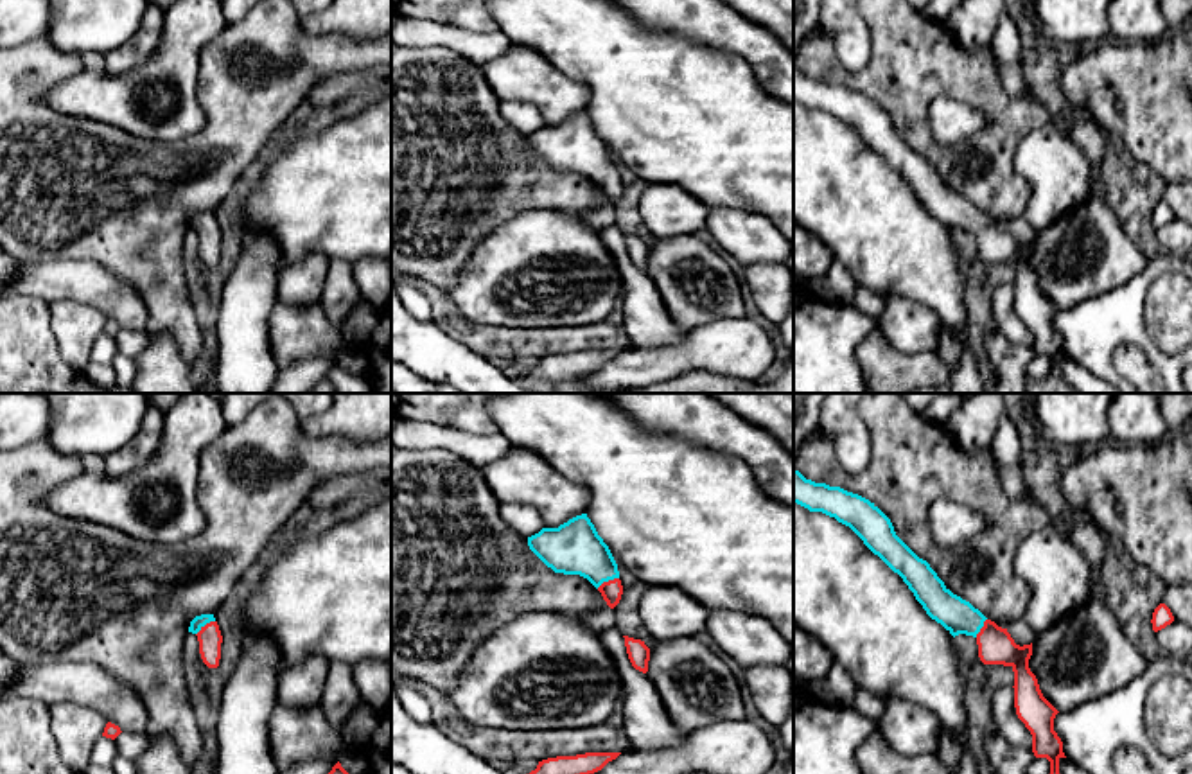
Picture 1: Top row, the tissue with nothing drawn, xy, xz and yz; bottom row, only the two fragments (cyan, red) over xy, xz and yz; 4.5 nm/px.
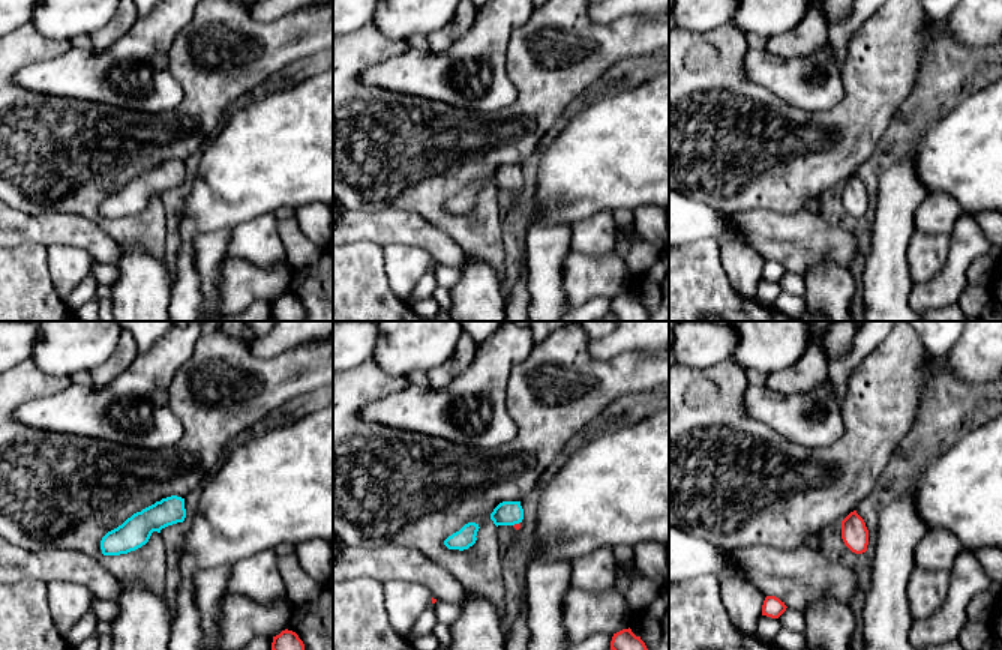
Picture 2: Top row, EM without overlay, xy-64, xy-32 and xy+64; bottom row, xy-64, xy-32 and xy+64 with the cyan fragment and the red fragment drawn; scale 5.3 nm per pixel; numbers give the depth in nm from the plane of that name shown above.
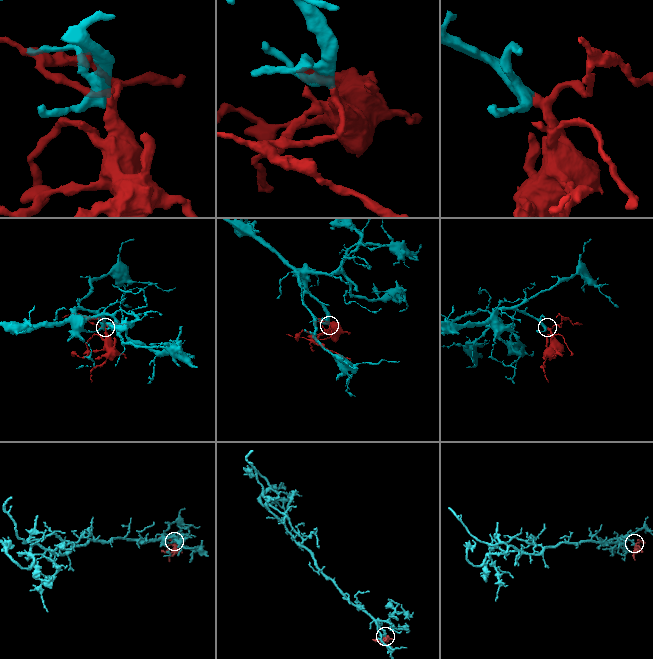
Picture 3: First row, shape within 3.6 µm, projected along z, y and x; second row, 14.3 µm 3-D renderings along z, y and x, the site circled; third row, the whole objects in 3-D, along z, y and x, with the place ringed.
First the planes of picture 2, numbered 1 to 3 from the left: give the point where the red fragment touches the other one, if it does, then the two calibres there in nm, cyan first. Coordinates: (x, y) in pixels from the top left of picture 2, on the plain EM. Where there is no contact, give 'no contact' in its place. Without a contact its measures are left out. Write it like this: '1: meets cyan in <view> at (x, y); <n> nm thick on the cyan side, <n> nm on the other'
1: no contact
2: meets cyan in xy-32 at (516, 186); 130 nm thick on the cyan side, 30 nm on the other
3: no contact

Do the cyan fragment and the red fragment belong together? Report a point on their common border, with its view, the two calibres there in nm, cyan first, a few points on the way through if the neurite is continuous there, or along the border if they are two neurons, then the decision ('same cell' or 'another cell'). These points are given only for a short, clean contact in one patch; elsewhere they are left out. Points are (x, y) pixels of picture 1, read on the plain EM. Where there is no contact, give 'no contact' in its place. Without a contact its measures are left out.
meets cyan in xz at (607, 178); 240 nm thick on the cyan side, 90 nm on the other; runs through xz (573, 146), (607, 178), (613, 187); same cell

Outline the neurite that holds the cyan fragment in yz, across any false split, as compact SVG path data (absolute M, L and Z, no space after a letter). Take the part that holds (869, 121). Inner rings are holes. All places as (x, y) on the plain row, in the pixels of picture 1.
M793 66L793 101L849 124L874 153L903 176L932 217L953 235L973 233L984 262L1012 266L1016 312L1032 332L1034 354L1050 359L1050 372L1043 379L1027 377L1025 393L1079 393L1059 372L1059 357L1066 356L1063 339L1054 329L1054 316L1059 309L1043 295L1038 277L1029 266L1032 241L1016 242L1007 226L998 224L969 199L953 192L930 162L896 133L890 117L869 97L840 84L806 77Z

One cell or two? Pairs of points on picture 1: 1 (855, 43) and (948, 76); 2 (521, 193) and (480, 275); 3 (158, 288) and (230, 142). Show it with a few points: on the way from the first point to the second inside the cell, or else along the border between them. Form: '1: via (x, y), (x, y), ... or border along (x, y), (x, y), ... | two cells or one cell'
1: border along (864, 18), (869, 29), (869, 61), (850, 72) | two cells
2: border along (550, 209), (519, 212), (496, 227), (476, 246) | two cells
3: via (158, 252), (158, 225), (205, 178) | one cell

